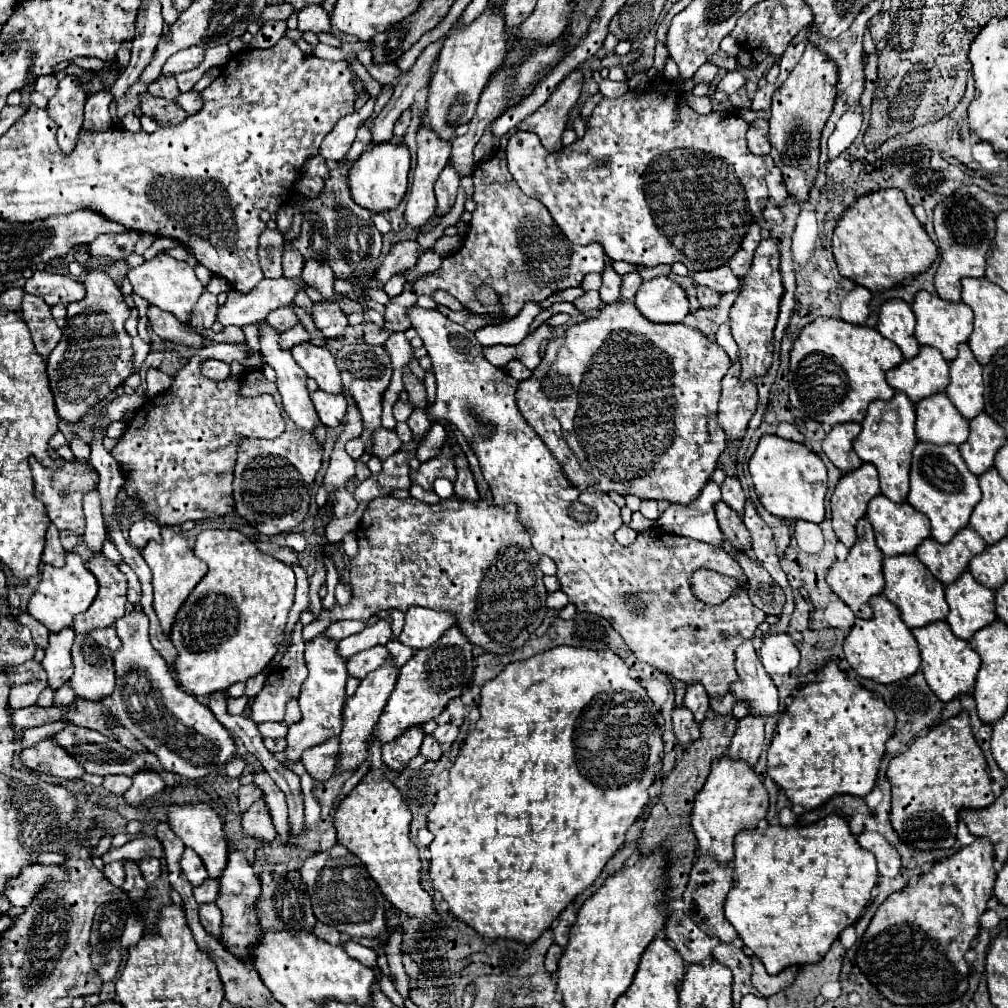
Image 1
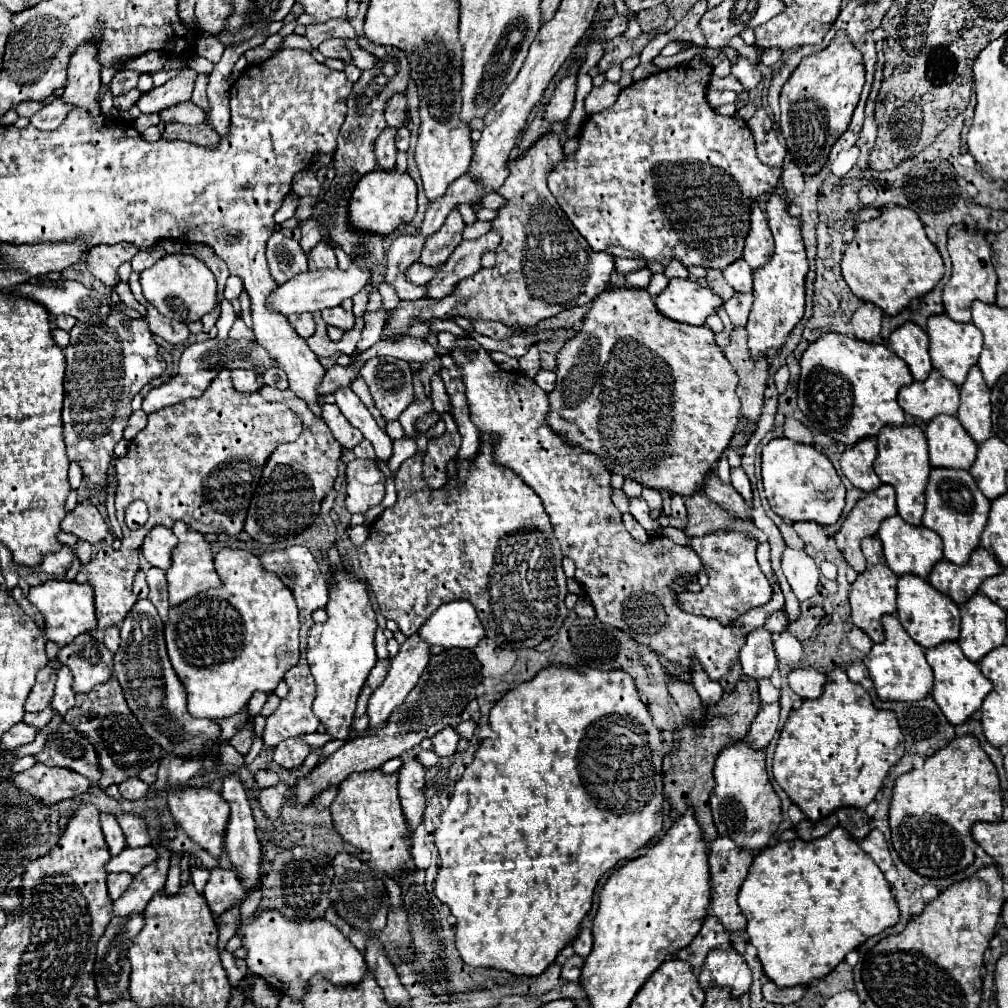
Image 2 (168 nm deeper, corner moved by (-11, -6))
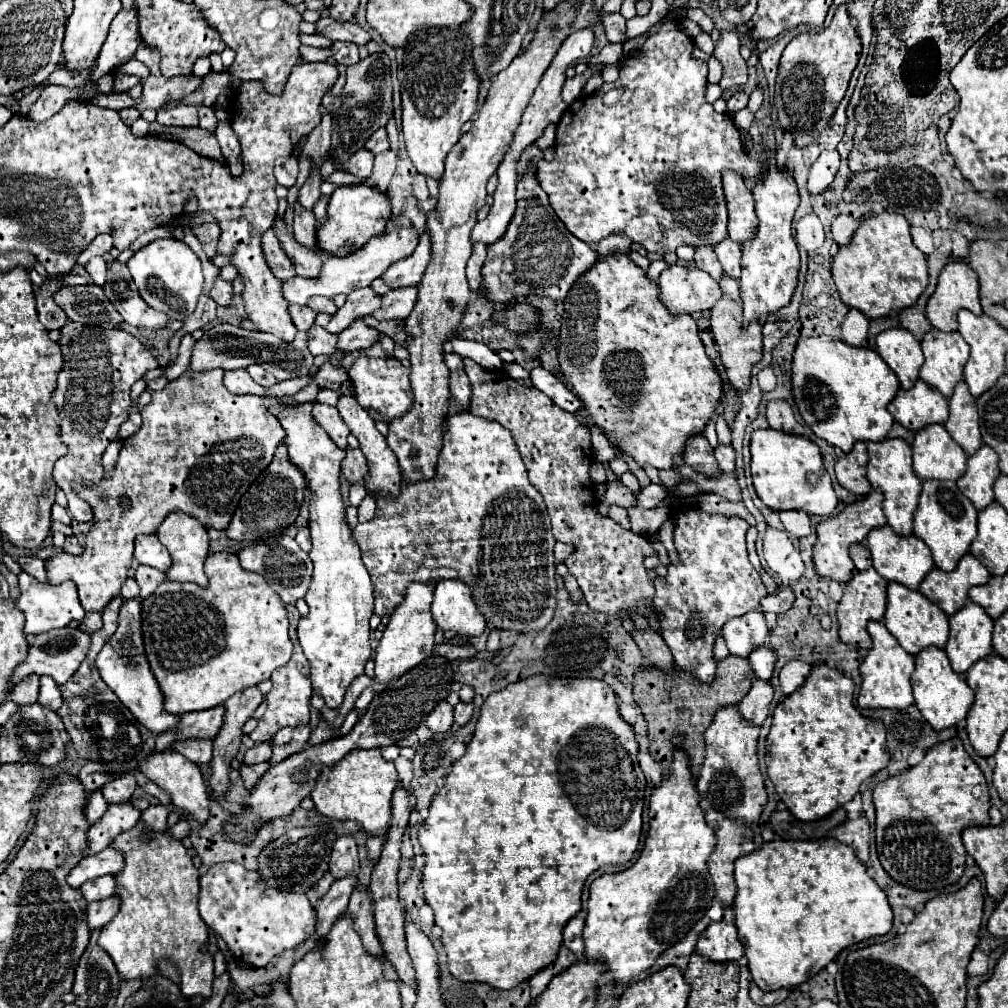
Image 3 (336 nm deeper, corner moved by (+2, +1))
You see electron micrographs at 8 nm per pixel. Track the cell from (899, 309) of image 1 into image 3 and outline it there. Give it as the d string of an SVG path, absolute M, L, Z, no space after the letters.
M886 329L876 337L876 351L896 373L900 387L910 389L924 363L920 343L908 329Z

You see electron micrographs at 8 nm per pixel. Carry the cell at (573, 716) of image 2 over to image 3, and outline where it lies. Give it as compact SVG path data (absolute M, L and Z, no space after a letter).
M532 675L518 683L510 683L502 691L490 693L480 709L476 731L468 743L466 753L452 765L444 787L438 791L430 805L428 819L418 829L418 841L428 857L422 873L424 897L434 911L436 925L442 929L442 945L448 955L450 973L464 983L482 981L494 985L496 989L510 989L550 965L562 945L564 925L580 911L580 895L586 877L602 865L626 863L638 849L642 833L644 791L646 779L638 763L638 741L634 729L622 719L616 693L606 681Z

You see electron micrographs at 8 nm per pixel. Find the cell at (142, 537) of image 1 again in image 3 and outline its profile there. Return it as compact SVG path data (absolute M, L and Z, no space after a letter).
M138 535L136 537L136 549L134 549L134 559L142 565L150 565L154 569L166 571L172 561L164 545L158 541L156 535Z

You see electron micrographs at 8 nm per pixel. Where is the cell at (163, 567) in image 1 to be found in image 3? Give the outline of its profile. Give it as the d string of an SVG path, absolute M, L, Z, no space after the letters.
M172 511L160 523L156 535L172 557L172 567L166 571L166 579L168 581L194 581L194 583L206 587L208 585L208 577L204 575L204 559L208 555L206 527L200 521L196 521L194 517L182 513L182 511Z

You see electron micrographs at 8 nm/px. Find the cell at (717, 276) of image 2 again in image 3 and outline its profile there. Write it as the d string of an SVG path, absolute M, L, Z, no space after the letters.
M710 247L710 249L696 249L694 263L696 263L698 269L706 271L714 281L720 281L722 275L724 275L724 271L722 271L722 267L720 267L716 255L714 255L714 247Z

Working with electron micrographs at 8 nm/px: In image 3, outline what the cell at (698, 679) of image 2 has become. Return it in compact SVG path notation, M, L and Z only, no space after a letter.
M696 509L676 513L672 519L680 563L670 563L668 575L654 579L654 607L660 613L662 637L678 669L702 683L710 683L716 673L716 663L712 659L716 633L728 619L756 609L760 599L768 593L760 575L748 561L746 521L726 515L708 515Z

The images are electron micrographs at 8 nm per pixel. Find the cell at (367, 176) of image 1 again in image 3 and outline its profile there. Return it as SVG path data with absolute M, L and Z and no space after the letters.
M366 183L342 185L330 197L326 219L318 223L318 245L322 245L322 249L330 251L332 255L346 255L366 245L370 237L382 235L390 215L392 209L386 193L378 191L376 187L368 187Z

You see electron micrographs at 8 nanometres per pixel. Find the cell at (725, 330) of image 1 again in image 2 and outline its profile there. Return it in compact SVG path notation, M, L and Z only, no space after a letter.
M735 294L731 300L727 300L723 304L723 308L729 314L733 324L745 326L749 310L751 310L751 304L753 304L753 294Z

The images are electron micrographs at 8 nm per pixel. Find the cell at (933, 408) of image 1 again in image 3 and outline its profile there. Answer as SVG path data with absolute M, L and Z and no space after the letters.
M926 425L912 443L914 473L920 479L952 479L966 471L968 455L950 437L944 425Z

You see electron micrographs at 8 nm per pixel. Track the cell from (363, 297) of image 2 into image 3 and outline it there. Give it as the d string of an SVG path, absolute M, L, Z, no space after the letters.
M372 285L362 287L362 289L354 289L348 297L344 307L338 309L338 313L332 317L332 321L328 323L326 331L330 333L340 333L342 329L346 329L346 325L350 325L354 319L358 317L366 317L372 315L376 309L382 307L382 295L374 293Z

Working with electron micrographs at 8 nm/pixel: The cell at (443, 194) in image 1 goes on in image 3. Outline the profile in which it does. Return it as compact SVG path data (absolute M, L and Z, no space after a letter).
M424 231L420 235L420 241L418 241L414 253L410 257L404 257L404 259L396 261L394 265L390 265L390 269L386 269L382 279L390 285L390 289L418 285L418 281L422 279L422 275L430 263L430 255L432 255L430 233Z

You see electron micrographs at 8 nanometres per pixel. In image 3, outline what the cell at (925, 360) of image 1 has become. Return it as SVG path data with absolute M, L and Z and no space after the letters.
M918 379L912 389L900 389L890 401L888 411L904 427L918 431L932 423L946 423L948 399L932 389L928 383Z

